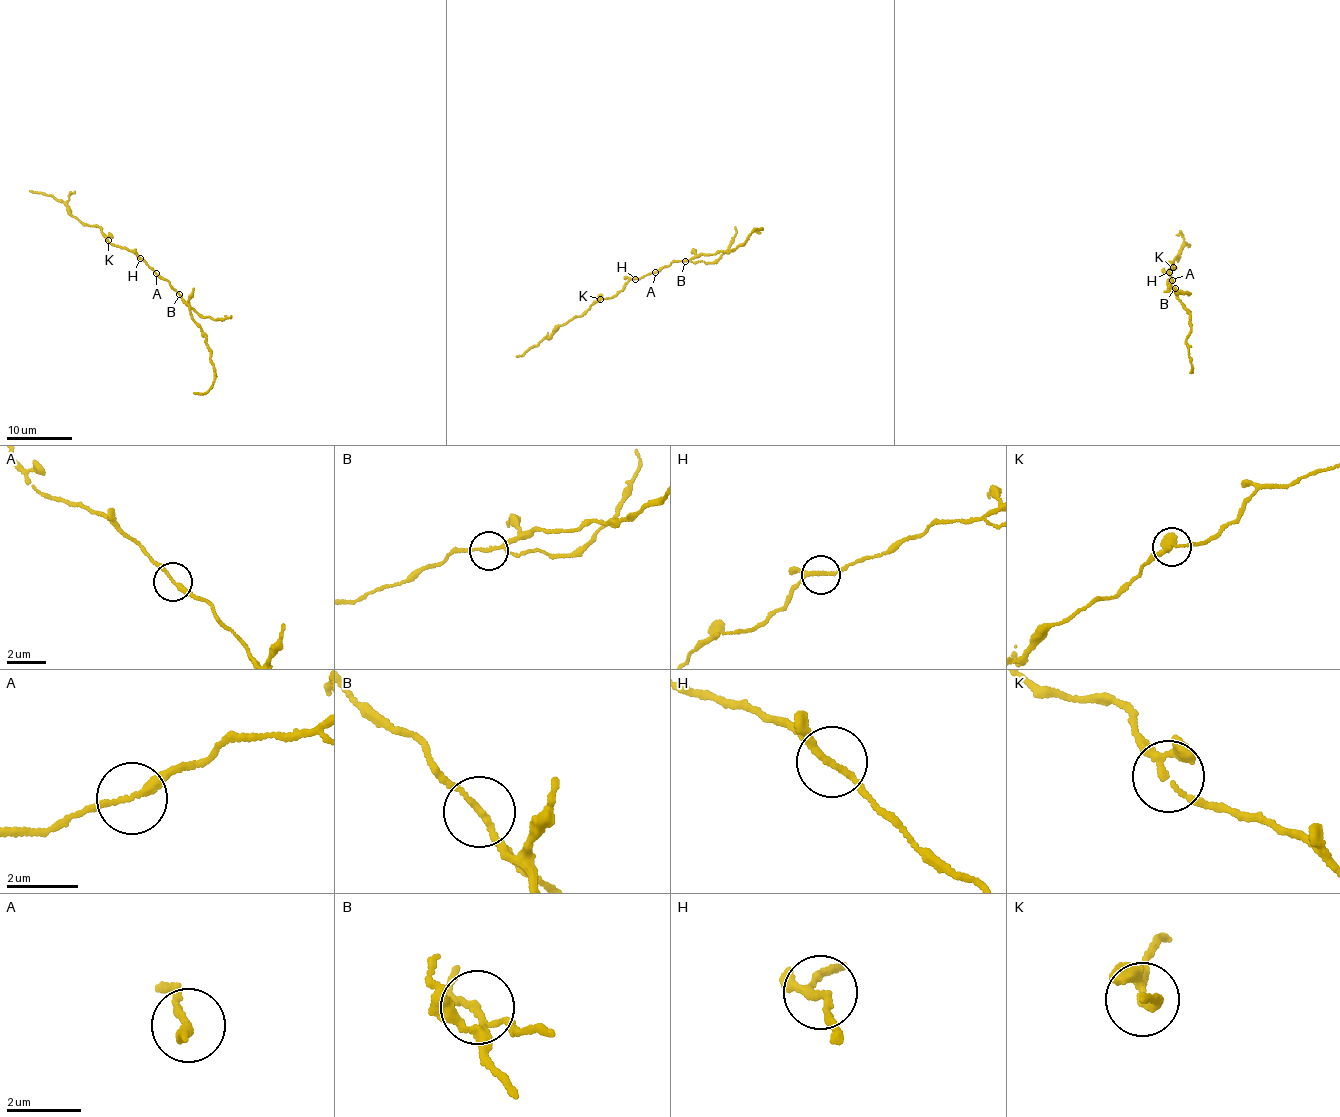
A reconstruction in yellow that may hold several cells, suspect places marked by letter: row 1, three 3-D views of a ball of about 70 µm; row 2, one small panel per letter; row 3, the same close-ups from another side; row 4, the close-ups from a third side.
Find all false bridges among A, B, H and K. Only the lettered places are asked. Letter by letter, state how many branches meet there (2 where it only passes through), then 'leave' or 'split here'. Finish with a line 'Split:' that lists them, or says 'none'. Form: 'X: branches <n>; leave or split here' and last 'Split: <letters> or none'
A: branches 2; leave
B: branches 3; split here
H: branches 3; leave
K: branches 3; leave
Split: B

